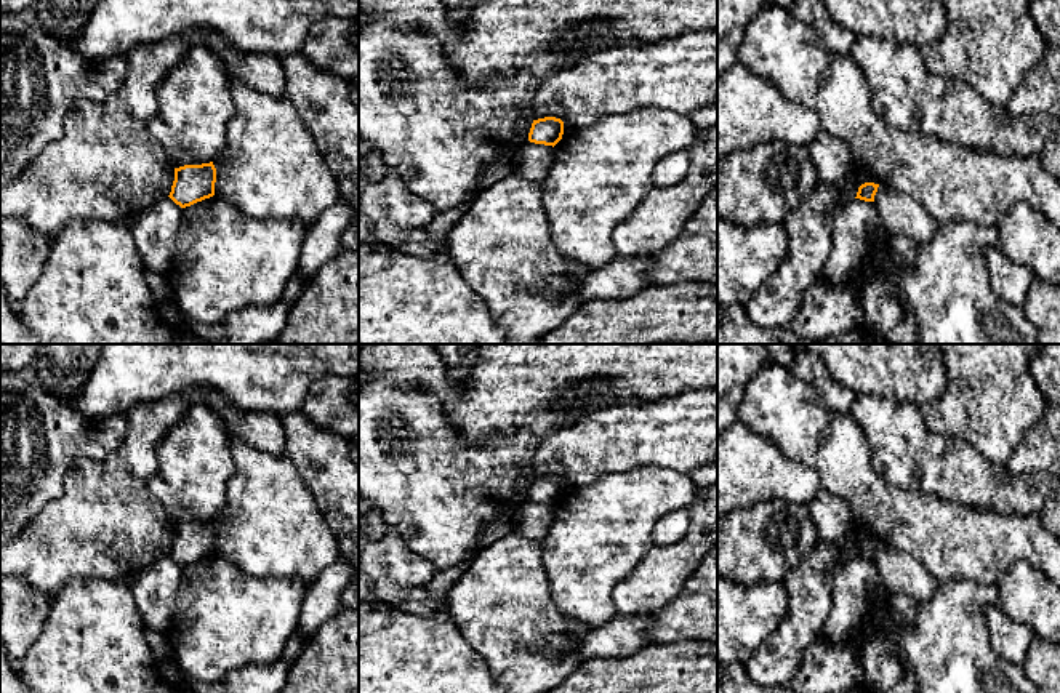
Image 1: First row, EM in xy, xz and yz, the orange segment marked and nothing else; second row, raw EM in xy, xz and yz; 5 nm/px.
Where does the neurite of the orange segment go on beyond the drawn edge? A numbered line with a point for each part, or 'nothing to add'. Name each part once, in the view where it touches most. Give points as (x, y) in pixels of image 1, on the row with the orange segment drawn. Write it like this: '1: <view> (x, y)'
nothing to add

